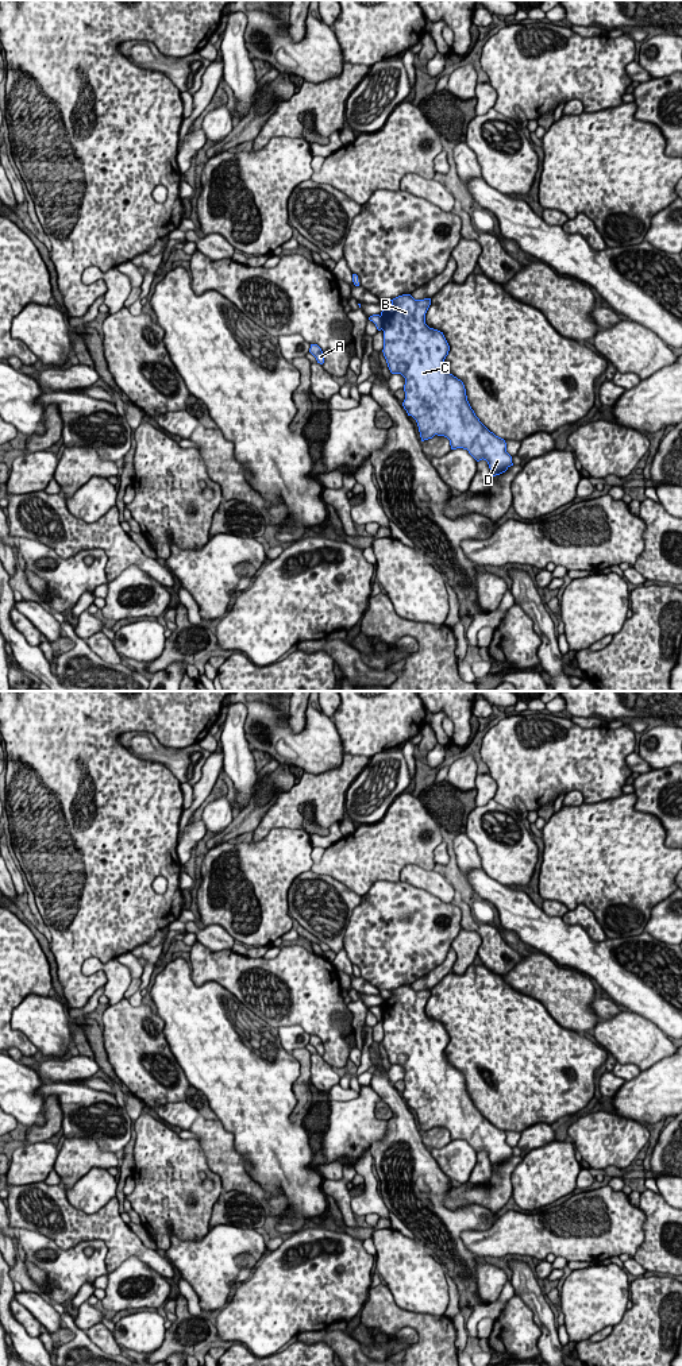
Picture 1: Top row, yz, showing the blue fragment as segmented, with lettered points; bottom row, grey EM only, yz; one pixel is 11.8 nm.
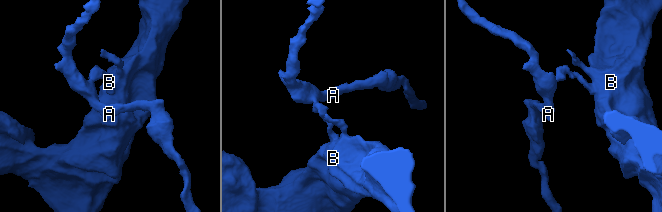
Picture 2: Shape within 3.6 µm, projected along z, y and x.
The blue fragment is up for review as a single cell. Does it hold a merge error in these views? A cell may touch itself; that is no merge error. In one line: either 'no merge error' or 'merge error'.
merge error

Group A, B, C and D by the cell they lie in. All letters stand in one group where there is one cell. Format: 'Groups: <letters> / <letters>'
Groups: A / B C D

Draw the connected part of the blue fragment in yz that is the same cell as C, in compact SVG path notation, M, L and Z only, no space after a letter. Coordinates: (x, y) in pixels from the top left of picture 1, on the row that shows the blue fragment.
M402 294L390 301L392 305L381 312L382 352L390 373L401 374L405 378L402 406L408 416L416 420L421 441L435 435L444 436L450 440L451 449L463 448L477 462L486 460L492 478L505 472L513 466L505 440L490 432L475 416L467 401L463 382L450 374L446 367L444 359L450 346L443 332L425 324L431 298L415 300L411 294Z

